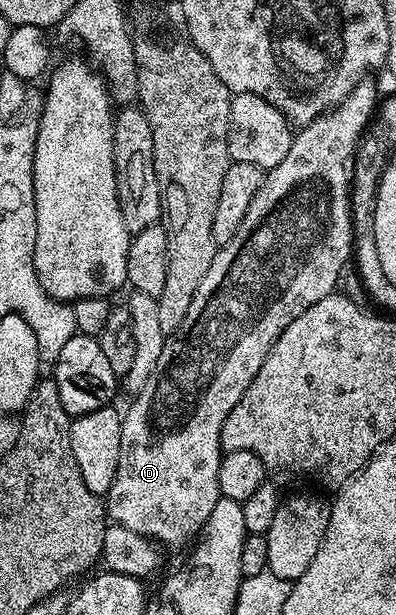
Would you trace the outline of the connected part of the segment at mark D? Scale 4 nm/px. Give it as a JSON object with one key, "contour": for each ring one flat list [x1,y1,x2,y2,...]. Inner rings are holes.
{"contour":[[366,77,337,107,324,112,313,123,307,123,305,127,299,128,293,134,290,153,286,153,286,158,278,165,274,165,274,169,266,172,258,193,254,193,254,201,250,201,250,209,246,213,242,225,236,230,232,240,217,250,210,269,206,269,206,277,202,277,202,285,198,285,198,293,194,293,194,301,190,301,190,309,186,312,182,325,178,325,178,329,173,335,165,338,162,357,158,357,158,365,154,369,154,373,150,373,150,381,146,381,146,385,142,385,142,389,135,392,133,399,136,400,129,405,128,412,126,410,123,412,122,449,118,457,118,473,114,485,108,490,106,496,106,515,112,523,126,525,126,529,134,529,134,533,142,533,147,539,151,539,165,548,167,548,166,546,180,547,183,543,188,542,191,544,199,536,200,530,204,528,206,517,210,517,210,509,214,509,216,502,222,498,218,485,218,469,222,458,220,438,222,437,222,425,226,421,230,409,234,409,234,405,238,405,242,393,246,393,250,381,254,381,258,369,262,369,270,349,278,341,278,337,282,337,282,333,288,328,290,321,302,317,302,313,306,313,306,309,310,309,310,305,318,305,318,301,322,301,322,297,333,294,337,290,336,282,339,281,344,266,347,263,349,266,350,260,353,258,350,164,356,154,361,135,364,134,376,114,377,106,376,87,371,83,371,78]]}

